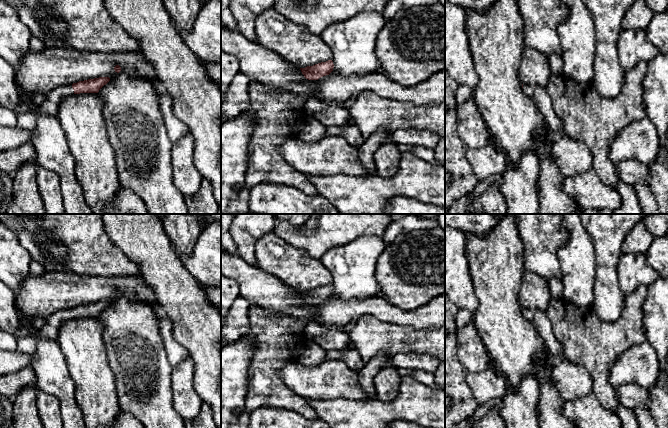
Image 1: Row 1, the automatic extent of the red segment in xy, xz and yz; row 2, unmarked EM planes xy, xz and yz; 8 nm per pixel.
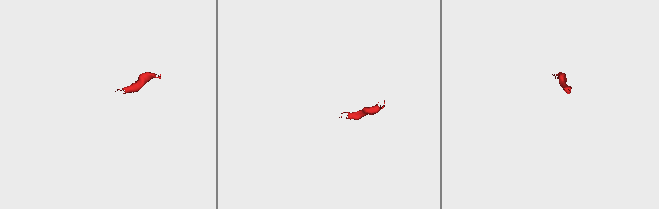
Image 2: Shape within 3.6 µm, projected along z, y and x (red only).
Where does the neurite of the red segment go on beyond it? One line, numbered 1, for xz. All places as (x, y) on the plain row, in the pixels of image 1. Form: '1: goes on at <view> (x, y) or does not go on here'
1: does not go on here

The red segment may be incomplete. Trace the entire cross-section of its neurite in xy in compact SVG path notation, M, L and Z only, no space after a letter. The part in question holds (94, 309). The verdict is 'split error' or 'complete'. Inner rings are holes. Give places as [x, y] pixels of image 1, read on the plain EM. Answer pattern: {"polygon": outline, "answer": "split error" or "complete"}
{"polygon": "M99 301L65 309L51 314L46 323L38 330L38 335L26 335L17 338L17 351L22 354L34 354L39 337L57 340L60 326L63 322L80 317L98 317L110 305L109 301Z", "answer": "split error"}

